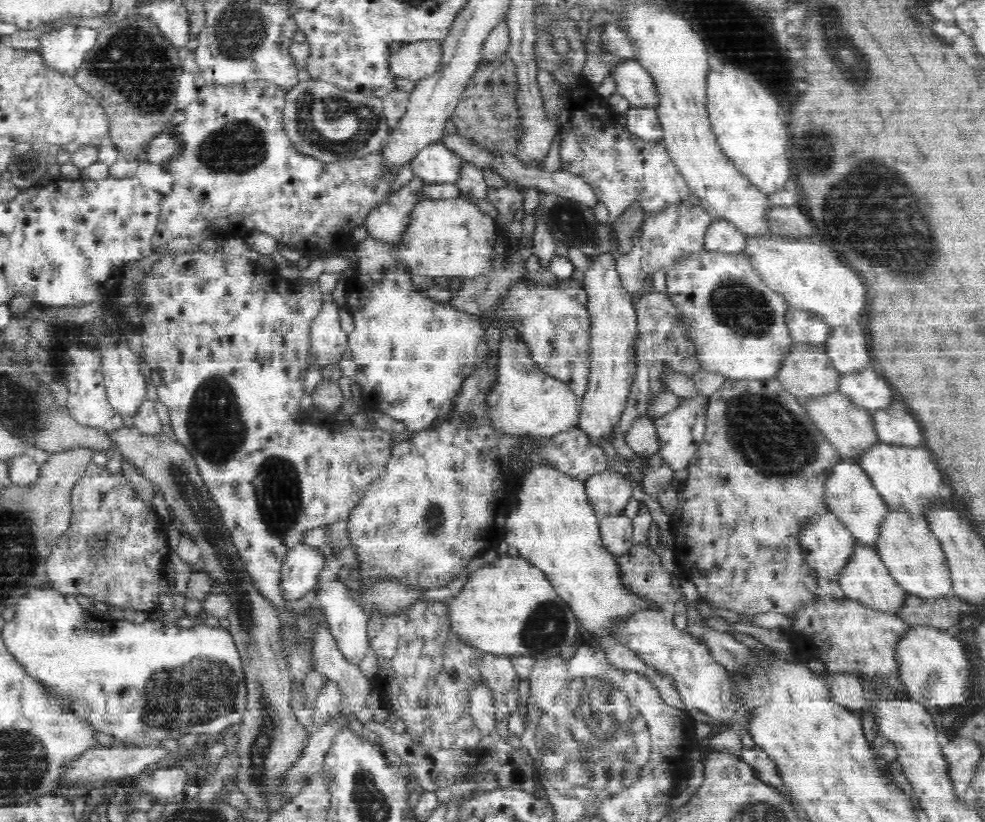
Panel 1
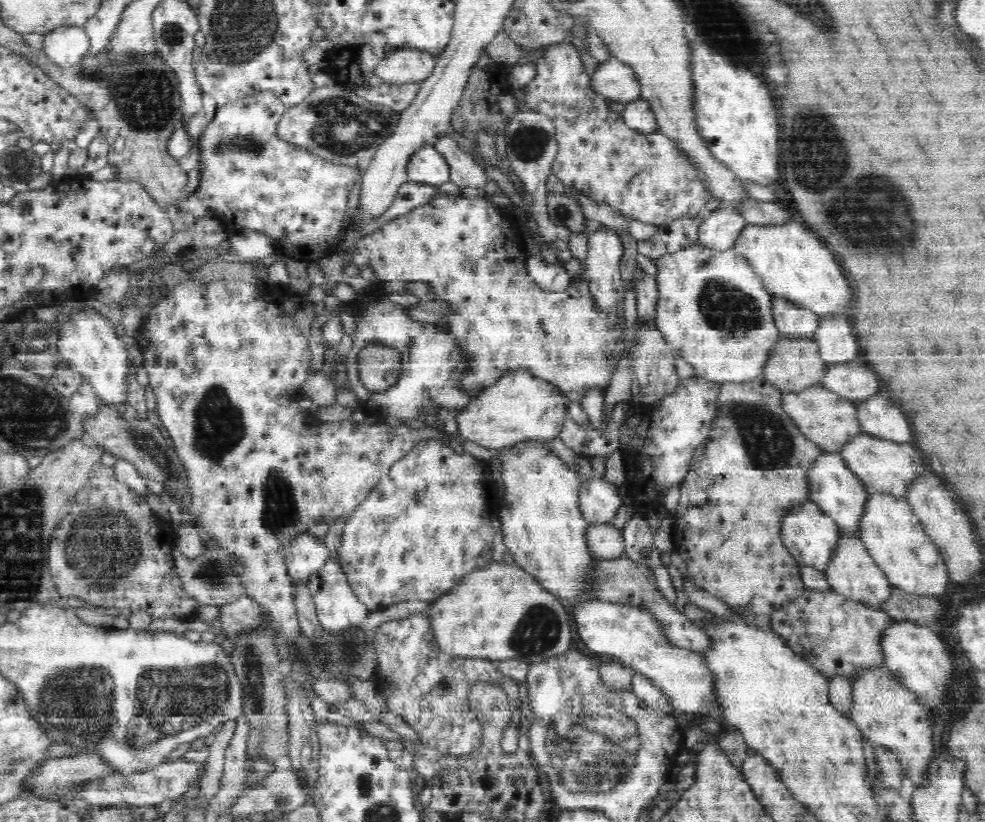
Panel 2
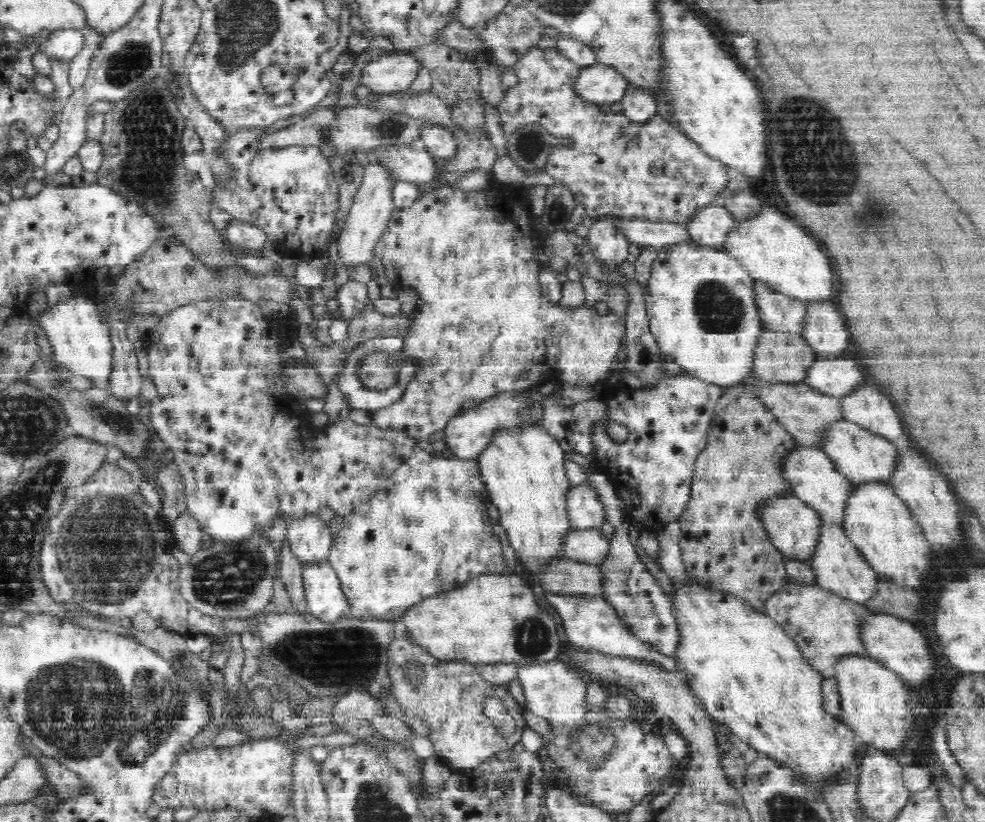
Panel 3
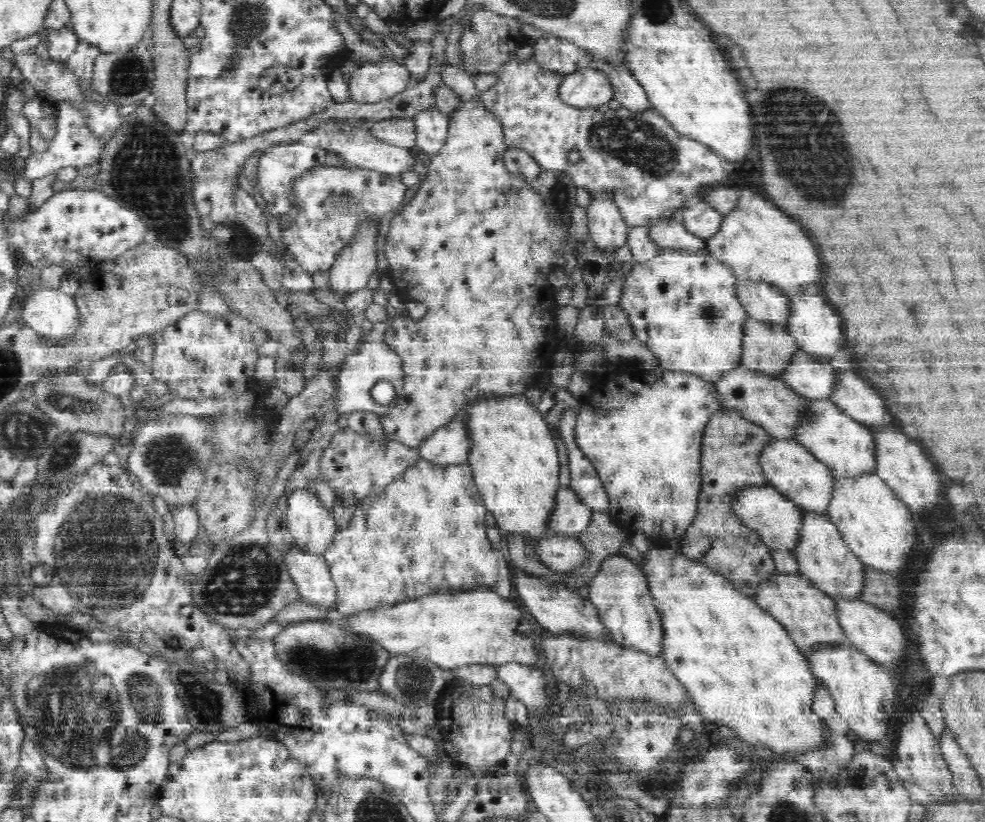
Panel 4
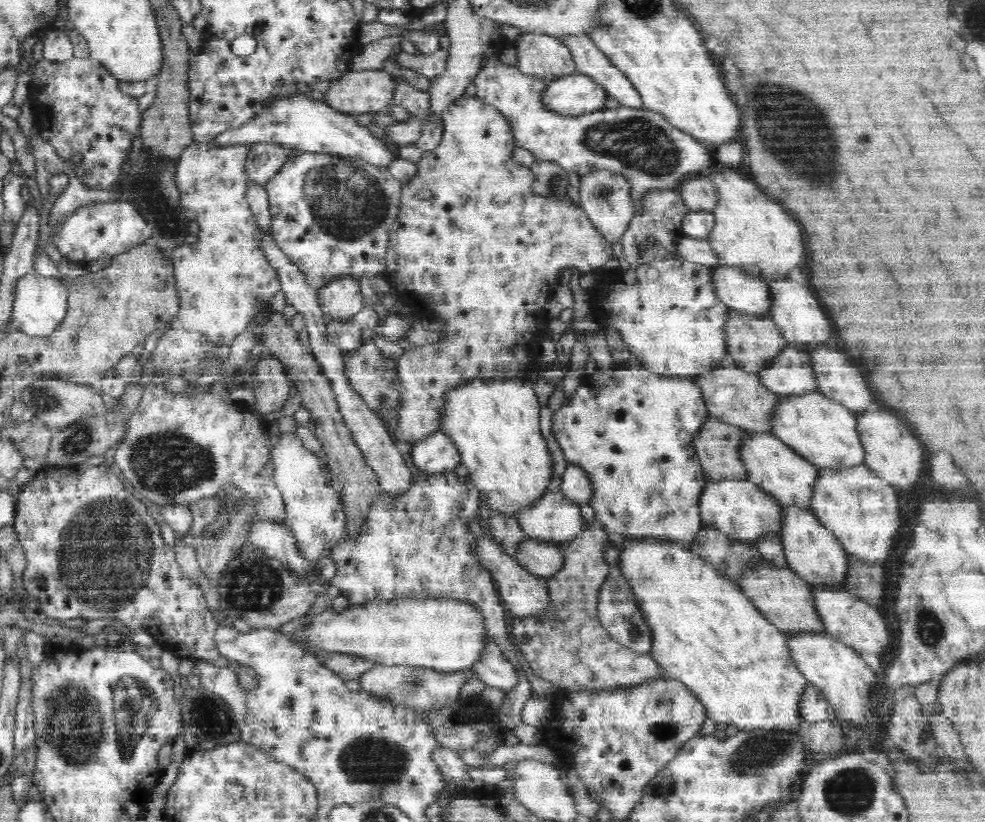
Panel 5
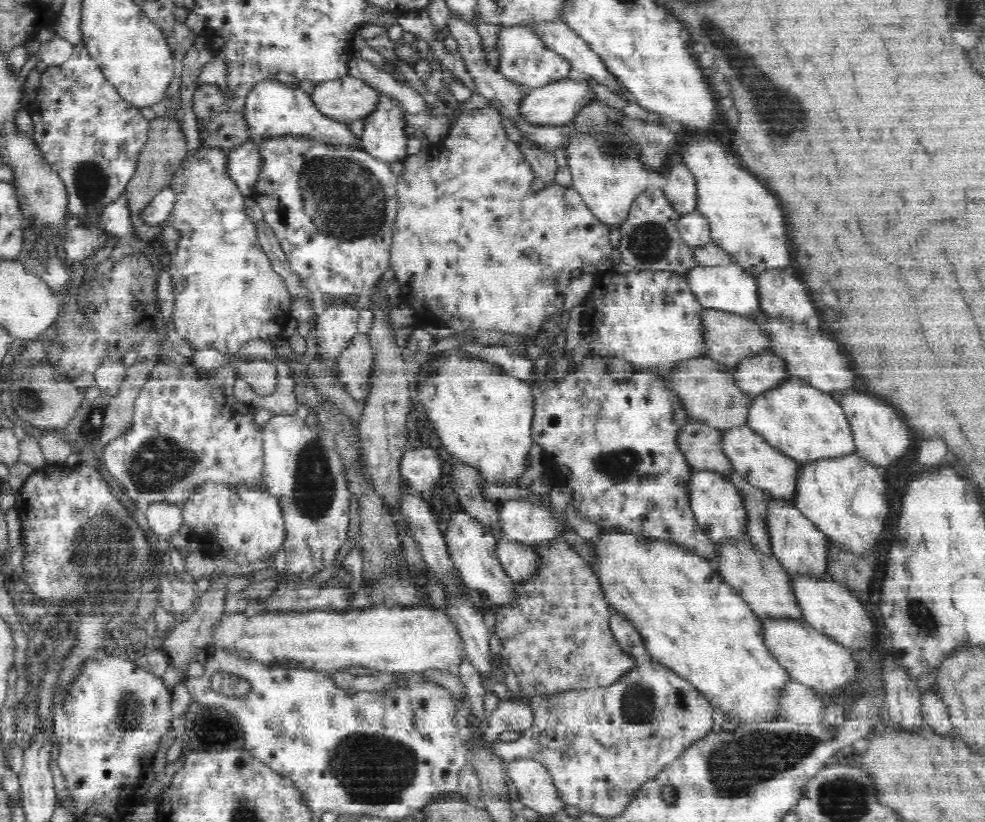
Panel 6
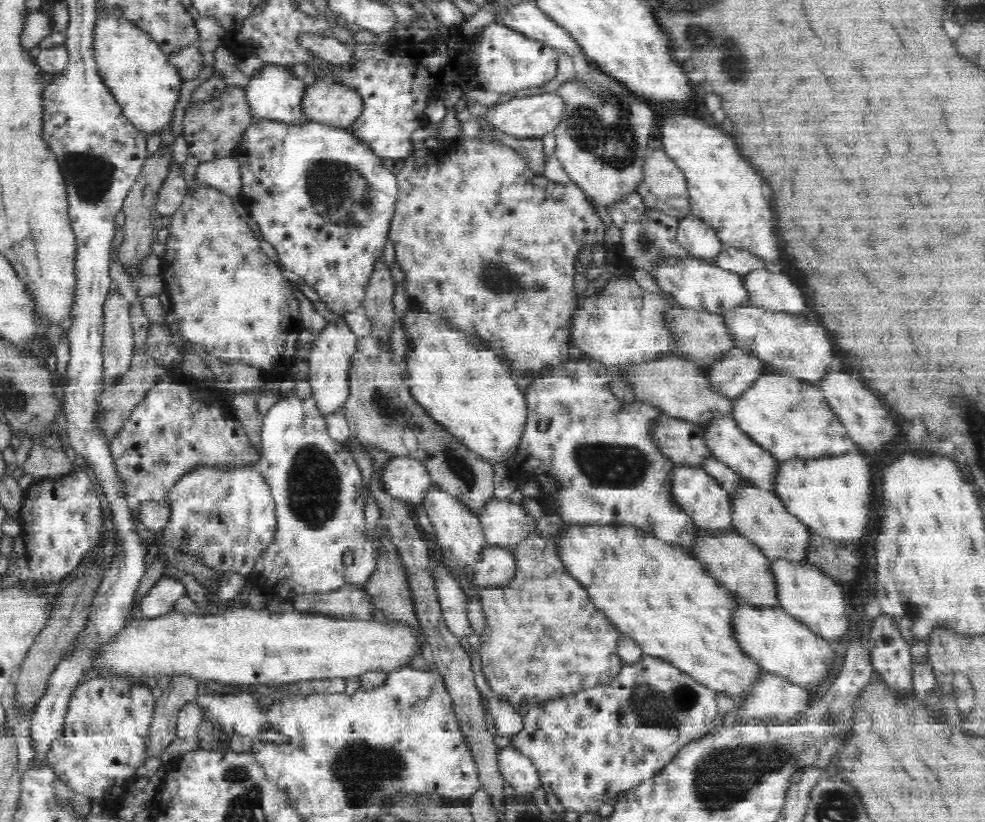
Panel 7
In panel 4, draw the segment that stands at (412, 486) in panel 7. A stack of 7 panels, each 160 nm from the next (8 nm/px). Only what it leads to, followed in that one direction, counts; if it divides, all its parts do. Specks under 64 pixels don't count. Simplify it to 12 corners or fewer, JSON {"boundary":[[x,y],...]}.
{"boundary":[[468,411],[458,412],[422,443],[434,465],[469,461]]}

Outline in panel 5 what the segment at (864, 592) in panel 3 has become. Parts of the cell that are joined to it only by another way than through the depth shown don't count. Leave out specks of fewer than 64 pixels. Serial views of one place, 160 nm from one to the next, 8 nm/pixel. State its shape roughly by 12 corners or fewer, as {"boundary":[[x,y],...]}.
{"boundary":[[787,507],[788,567],[844,591],[849,555],[810,509]]}

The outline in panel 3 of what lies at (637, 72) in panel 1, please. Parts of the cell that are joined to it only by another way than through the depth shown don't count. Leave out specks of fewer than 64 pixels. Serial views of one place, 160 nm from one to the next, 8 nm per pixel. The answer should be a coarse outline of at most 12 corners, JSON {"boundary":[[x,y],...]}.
{"boundary":[[614,66],[586,67],[577,93],[594,103],[621,101],[631,83]]}

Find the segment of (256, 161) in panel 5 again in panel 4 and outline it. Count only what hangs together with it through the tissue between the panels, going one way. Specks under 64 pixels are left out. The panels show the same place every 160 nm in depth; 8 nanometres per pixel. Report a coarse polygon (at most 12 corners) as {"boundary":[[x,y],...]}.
{"boundary":[[270,147],[257,167],[266,218],[297,227],[295,184],[328,164],[324,148]]}

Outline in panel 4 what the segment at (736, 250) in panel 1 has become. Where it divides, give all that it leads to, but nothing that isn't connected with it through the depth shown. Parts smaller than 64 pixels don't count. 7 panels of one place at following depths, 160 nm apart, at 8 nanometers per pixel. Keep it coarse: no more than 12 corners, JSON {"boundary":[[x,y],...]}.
{"boundary":[[706,200],[680,218],[704,242],[717,234],[724,215]]}

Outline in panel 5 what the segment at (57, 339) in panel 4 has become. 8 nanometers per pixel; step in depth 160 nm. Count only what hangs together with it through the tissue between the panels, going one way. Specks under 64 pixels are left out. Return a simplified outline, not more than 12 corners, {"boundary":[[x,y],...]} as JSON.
{"boundary":[[64,280],[17,284],[12,327],[50,336],[68,314]]}

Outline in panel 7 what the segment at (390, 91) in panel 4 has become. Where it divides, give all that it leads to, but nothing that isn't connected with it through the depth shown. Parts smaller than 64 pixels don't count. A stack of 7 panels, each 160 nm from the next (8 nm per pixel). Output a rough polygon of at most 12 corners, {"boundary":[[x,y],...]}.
{"boundary":[[316,81],[303,96],[314,122],[349,130],[365,107],[343,82]]}

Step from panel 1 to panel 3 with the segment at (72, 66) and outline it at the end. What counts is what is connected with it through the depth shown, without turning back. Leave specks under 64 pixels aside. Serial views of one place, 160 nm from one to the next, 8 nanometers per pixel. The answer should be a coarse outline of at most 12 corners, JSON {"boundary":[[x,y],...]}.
{"boundary":[[83,30],[52,31],[44,42],[48,58],[68,63],[83,50]]}

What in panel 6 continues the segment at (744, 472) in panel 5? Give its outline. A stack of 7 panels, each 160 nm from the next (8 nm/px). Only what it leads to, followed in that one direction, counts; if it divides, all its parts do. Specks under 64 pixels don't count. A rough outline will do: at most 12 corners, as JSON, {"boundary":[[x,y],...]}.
{"boundary":[[690,422],[678,435],[695,471],[730,476],[726,431]]}

